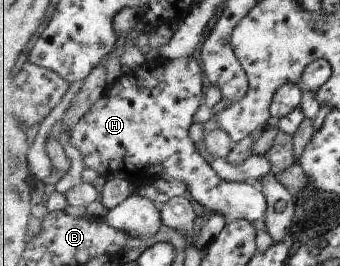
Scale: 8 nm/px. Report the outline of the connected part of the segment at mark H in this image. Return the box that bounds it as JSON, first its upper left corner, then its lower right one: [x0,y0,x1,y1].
[71,55,268,222]

